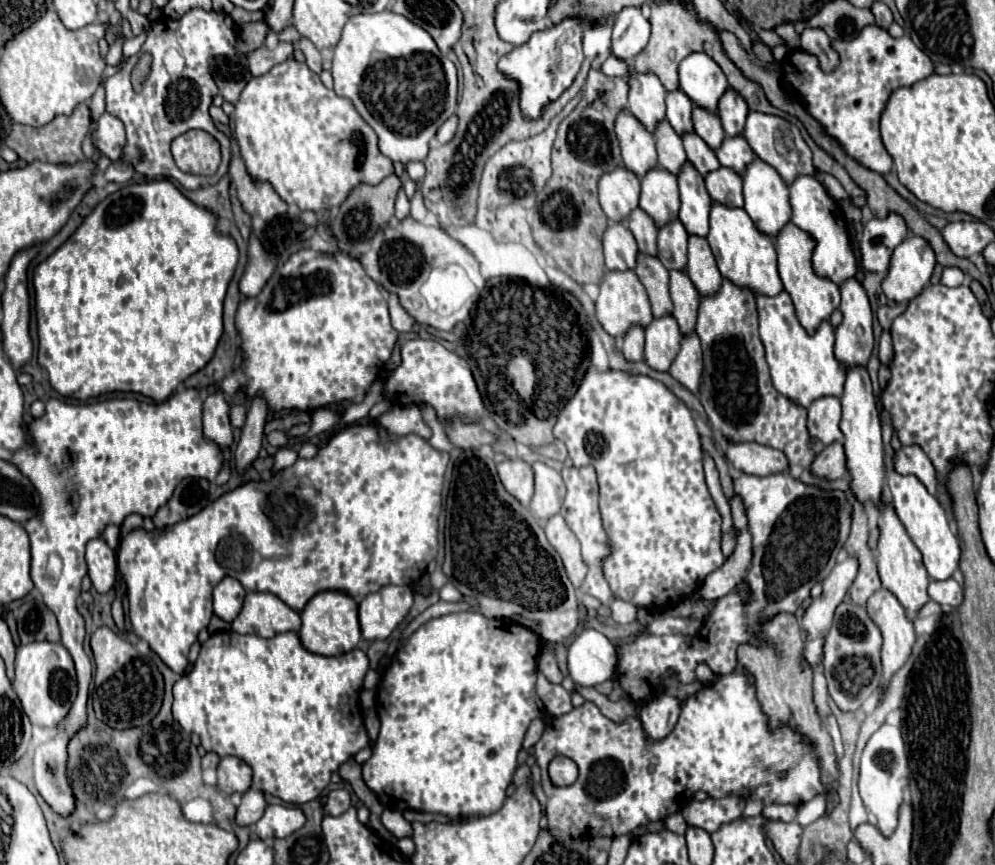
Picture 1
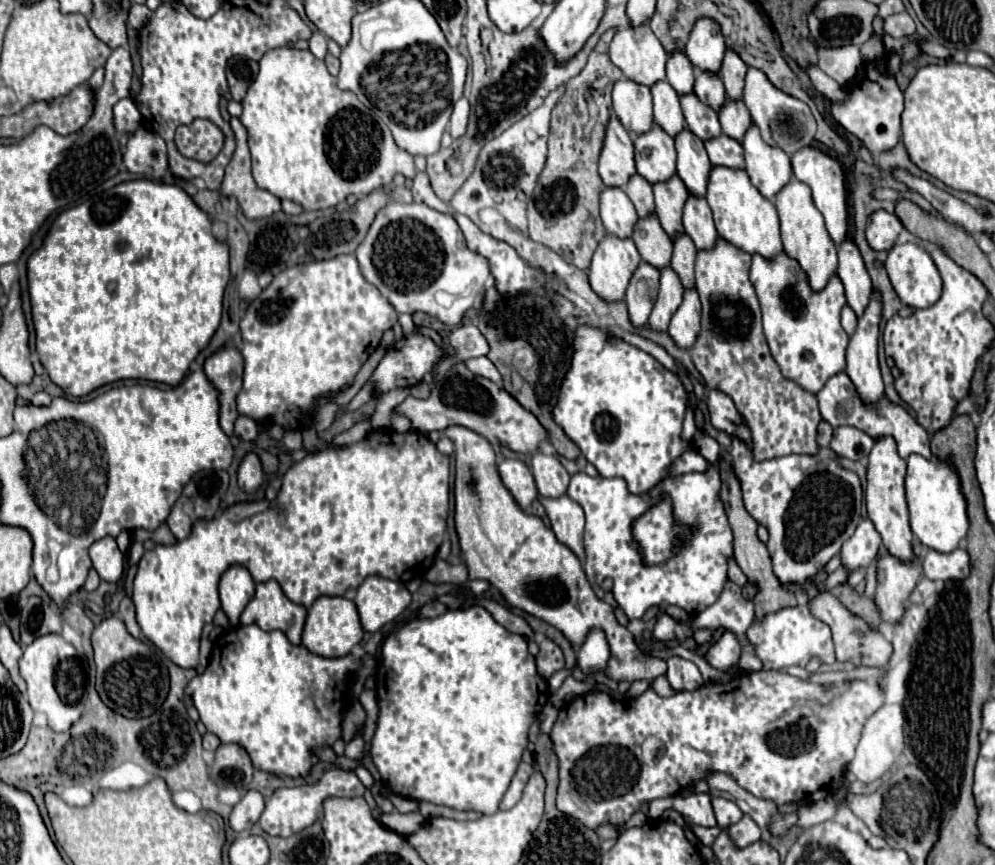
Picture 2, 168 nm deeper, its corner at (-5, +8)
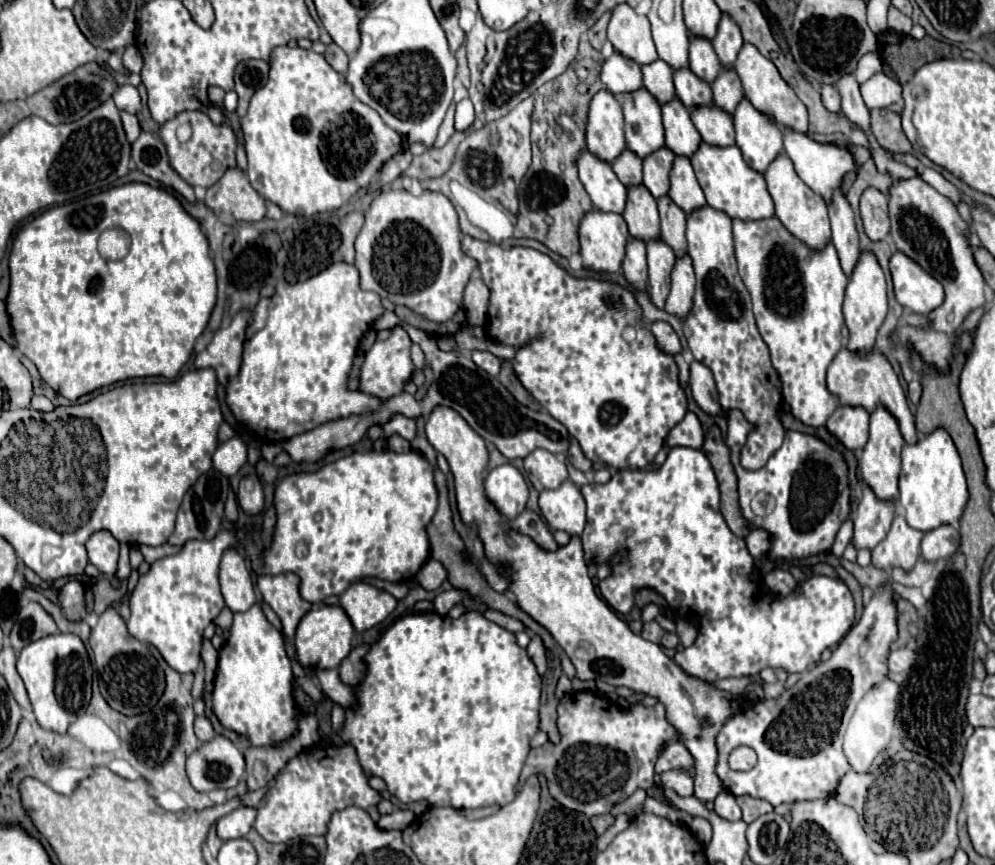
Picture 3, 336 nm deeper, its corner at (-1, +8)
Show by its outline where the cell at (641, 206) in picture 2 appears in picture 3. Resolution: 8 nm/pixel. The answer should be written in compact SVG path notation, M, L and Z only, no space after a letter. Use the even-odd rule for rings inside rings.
M628 148L612 162L612 168L624 186L642 184L642 160L634 152L628 152Z

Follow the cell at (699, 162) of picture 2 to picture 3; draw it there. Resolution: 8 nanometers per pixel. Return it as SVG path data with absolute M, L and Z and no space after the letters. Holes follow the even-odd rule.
M678 96L662 106L662 122L666 134L666 146L680 156L692 156L700 146L700 132L696 132L690 110L682 104Z

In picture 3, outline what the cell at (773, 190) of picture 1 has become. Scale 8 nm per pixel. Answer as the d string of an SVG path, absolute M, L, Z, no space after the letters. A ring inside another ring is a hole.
M742 98L740 104L736 106L734 114L734 128L736 128L736 146L742 150L744 160L758 172L766 172L768 164L782 152L782 130L780 126L772 120L772 116L756 110L748 98Z

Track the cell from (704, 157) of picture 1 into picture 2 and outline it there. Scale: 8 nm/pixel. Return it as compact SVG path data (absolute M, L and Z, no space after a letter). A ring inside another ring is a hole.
M694 94L680 96L680 104L682 104L688 130L696 134L700 140L712 140L712 136L722 134L718 114L712 108L704 106Z

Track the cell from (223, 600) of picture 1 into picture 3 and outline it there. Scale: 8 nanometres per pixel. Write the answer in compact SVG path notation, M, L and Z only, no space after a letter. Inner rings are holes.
M230 546L222 556L220 586L224 602L232 612L244 612L258 602L246 560L234 546Z

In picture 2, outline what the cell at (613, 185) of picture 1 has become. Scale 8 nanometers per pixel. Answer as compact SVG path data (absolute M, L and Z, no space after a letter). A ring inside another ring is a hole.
M612 116L608 124L598 172L602 182L610 188L622 188L636 174L632 138L616 116Z

